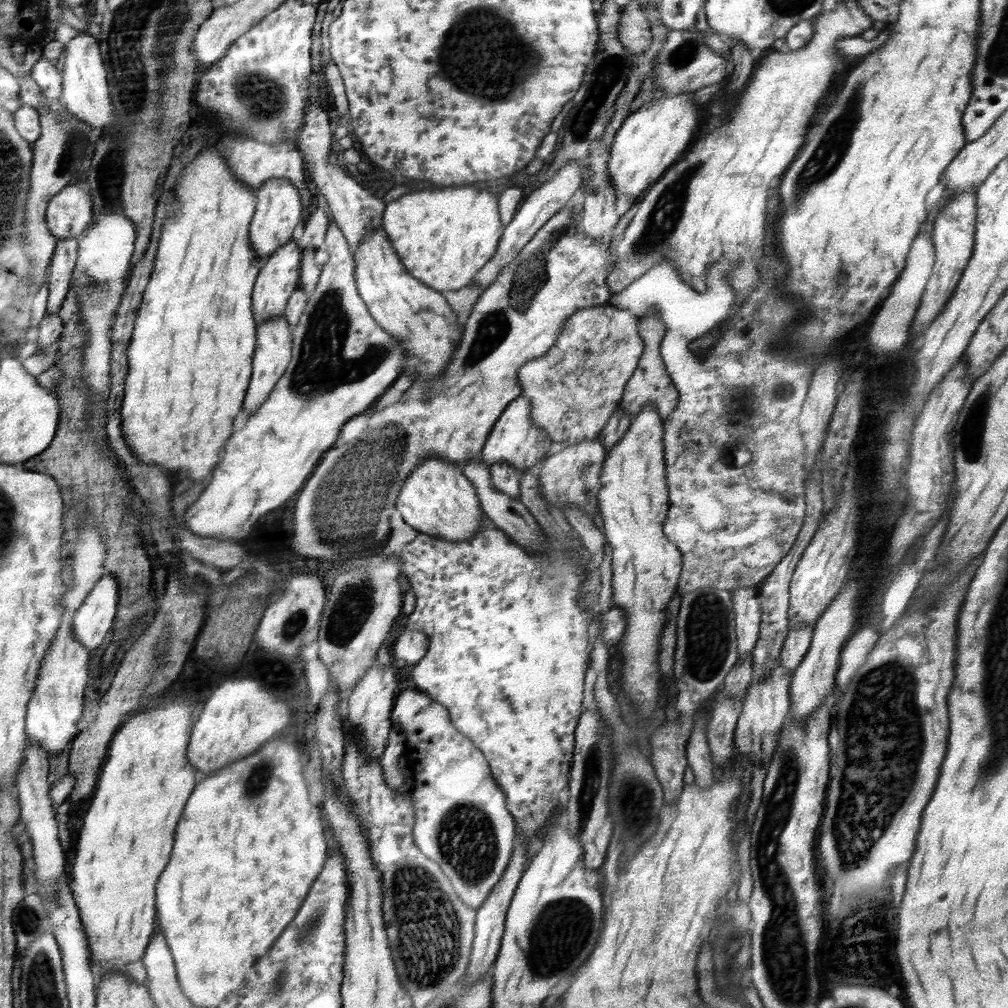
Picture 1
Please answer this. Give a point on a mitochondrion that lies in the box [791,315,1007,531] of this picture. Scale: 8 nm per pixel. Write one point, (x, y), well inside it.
(973, 423)

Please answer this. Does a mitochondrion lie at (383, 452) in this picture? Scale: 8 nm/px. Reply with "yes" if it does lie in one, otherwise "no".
yes

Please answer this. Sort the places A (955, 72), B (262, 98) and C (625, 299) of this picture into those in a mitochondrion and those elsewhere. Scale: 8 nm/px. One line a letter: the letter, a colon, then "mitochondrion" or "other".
A: other
B: mitochondrion
C: other

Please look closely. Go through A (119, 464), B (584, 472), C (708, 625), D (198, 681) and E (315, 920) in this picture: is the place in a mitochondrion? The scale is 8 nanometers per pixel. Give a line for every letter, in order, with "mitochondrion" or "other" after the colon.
A: other
B: mitochondrion
C: mitochondrion
D: other
E: mitochondrion

